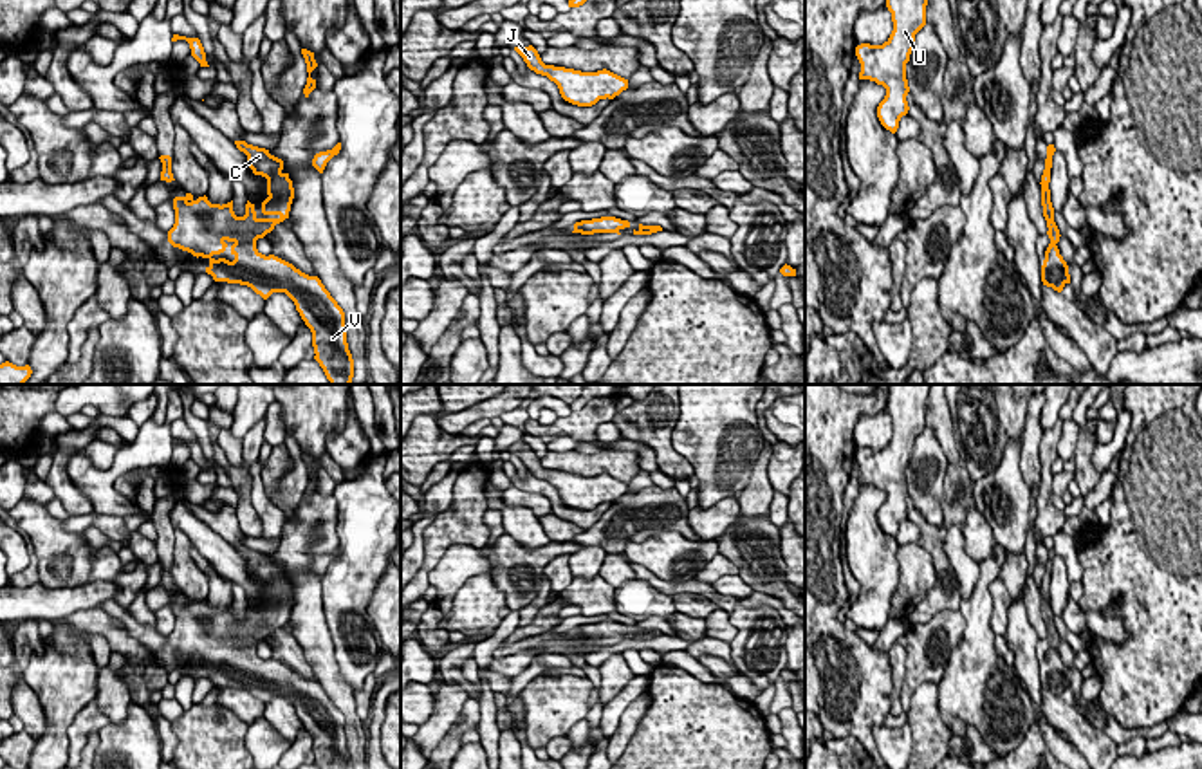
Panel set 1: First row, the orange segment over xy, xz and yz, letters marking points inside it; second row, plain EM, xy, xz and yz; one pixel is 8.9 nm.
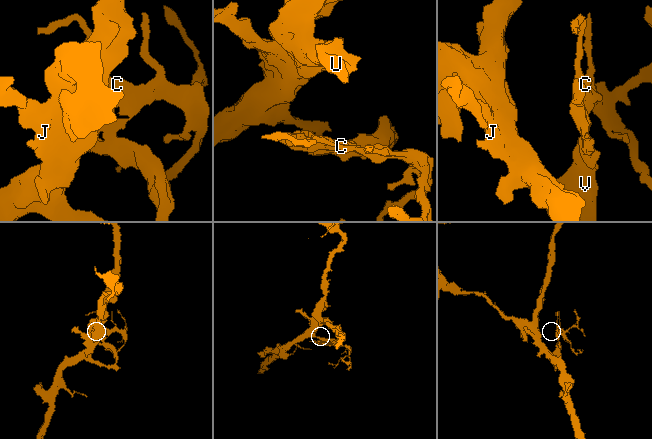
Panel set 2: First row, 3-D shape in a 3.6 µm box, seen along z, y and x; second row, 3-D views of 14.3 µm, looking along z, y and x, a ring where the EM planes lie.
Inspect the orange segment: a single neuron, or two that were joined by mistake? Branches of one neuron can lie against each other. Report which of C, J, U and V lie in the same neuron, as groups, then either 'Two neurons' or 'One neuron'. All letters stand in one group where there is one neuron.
Groups: C J U V. One neuron

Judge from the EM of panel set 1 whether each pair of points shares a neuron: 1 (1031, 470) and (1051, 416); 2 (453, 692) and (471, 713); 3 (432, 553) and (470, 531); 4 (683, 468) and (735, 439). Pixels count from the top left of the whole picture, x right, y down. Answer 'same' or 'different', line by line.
1: same
2: different
3: same
4: different

